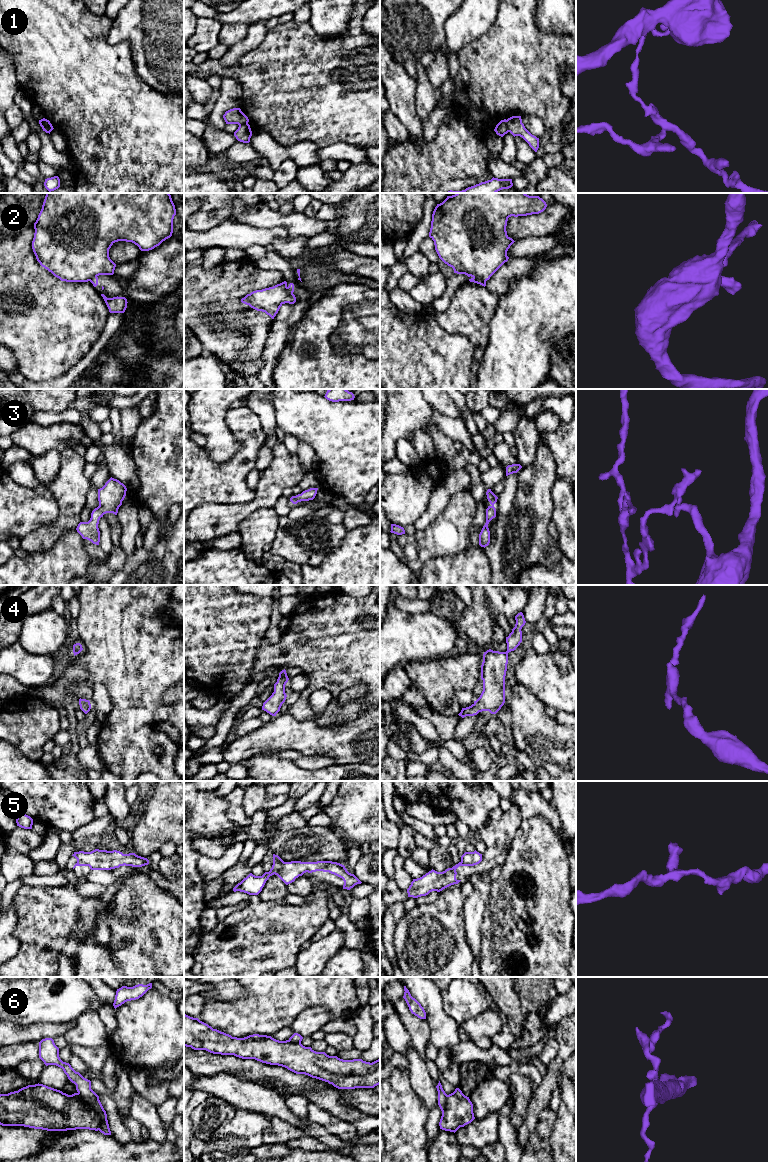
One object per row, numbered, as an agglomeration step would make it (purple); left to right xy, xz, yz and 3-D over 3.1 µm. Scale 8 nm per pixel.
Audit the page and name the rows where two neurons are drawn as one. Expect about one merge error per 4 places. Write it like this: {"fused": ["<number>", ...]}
{"fused": ["1", "2", "5", "6"]}

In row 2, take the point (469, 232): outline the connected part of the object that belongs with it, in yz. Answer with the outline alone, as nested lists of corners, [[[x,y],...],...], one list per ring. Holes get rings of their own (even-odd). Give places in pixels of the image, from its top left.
[[[456,193],[447,198],[440,204],[437,204],[432,214],[431,228],[429,237],[434,241],[435,250],[439,258],[448,266],[452,267],[454,273],[465,274],[468,277],[476,277],[486,282],[490,277],[505,263],[508,261],[507,251],[510,246],[515,242],[507,235],[506,226],[508,218],[511,216],[527,216],[532,214],[539,214],[543,212],[547,207],[546,202],[539,196],[529,196],[526,193]]]

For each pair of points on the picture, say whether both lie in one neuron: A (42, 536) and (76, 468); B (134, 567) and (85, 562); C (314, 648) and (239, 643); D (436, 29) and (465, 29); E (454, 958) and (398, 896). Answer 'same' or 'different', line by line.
A: same
B: different
C: different
D: different
E: different

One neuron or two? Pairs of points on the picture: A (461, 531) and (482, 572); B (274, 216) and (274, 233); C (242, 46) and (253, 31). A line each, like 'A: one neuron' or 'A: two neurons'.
A: two neurons
B: two neurons
C: one neuron

